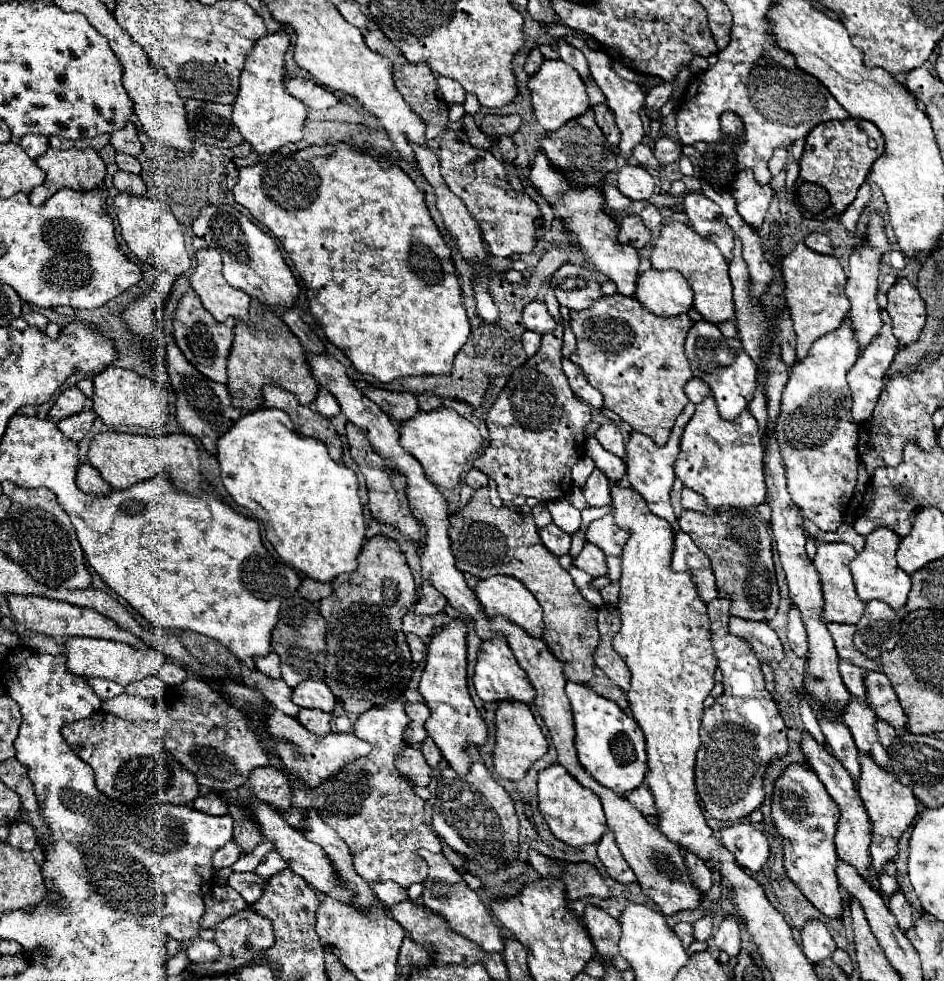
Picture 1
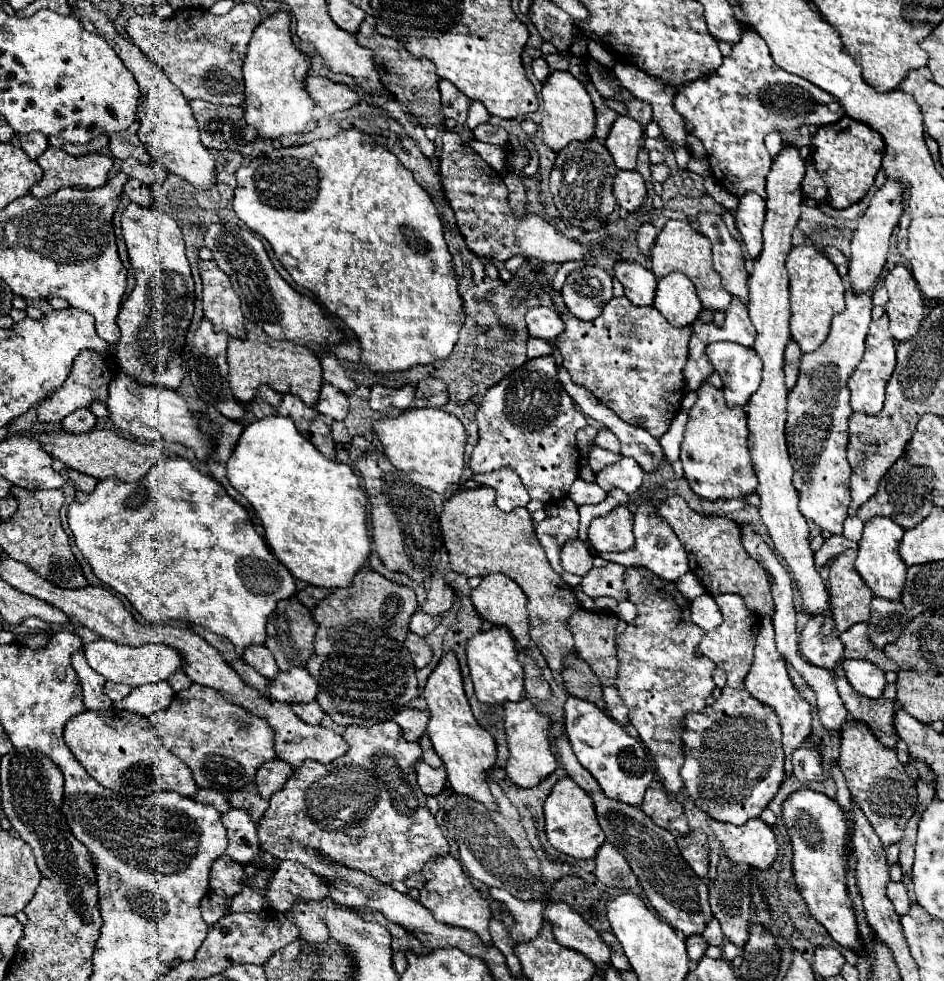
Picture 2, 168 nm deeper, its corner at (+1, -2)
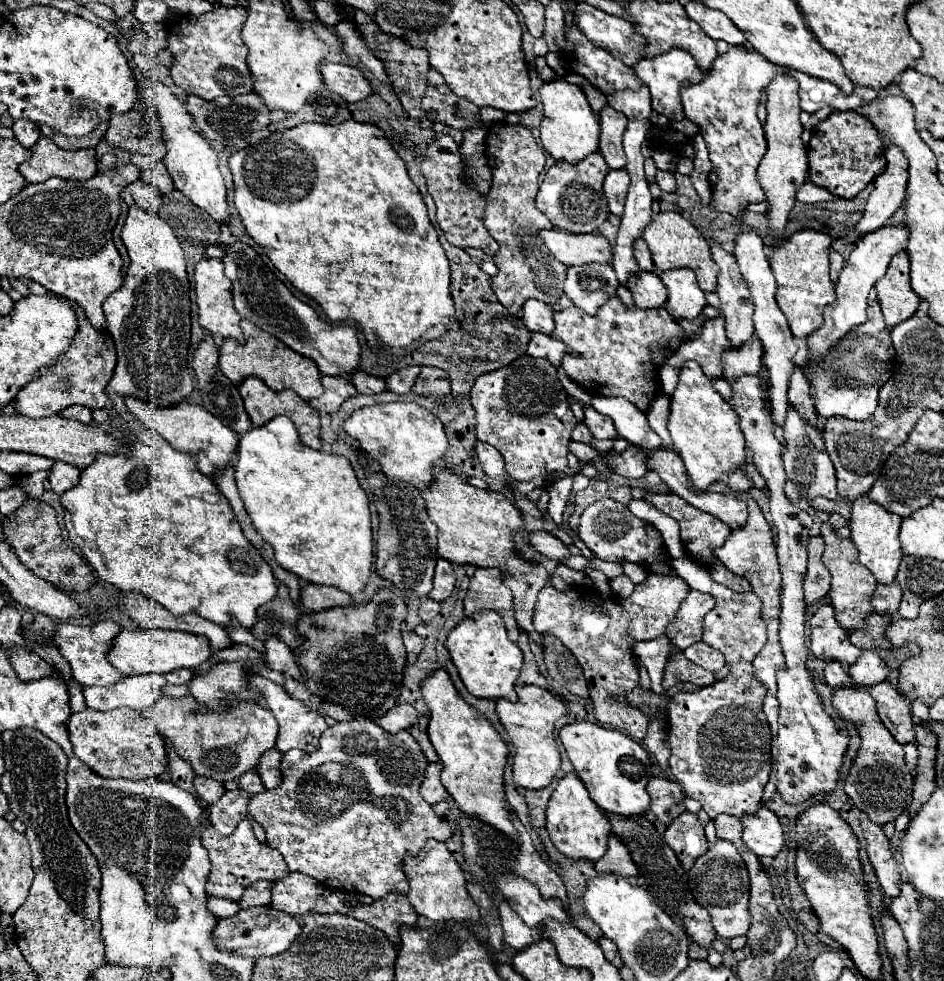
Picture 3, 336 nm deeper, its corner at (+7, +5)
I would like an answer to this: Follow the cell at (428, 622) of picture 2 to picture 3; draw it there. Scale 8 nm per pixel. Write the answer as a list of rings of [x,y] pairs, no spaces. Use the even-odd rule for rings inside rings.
[[[426,598],[426,600],[420,604],[418,616],[422,618],[422,622],[432,622],[432,618],[434,618],[438,612],[440,612],[440,604],[434,602],[434,600],[428,600],[428,598]]]

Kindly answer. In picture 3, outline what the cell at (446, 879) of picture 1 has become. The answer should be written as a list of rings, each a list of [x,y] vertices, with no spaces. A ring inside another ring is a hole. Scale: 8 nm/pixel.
[[[428,840],[420,854],[410,864],[406,864],[406,874],[410,880],[408,900],[418,914],[430,920],[456,920],[464,924],[476,924],[480,920],[478,908],[468,894],[466,878],[444,842]]]

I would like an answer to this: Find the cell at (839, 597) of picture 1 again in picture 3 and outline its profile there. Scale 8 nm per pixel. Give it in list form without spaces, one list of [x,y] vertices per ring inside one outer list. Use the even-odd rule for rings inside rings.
[[[823,523],[820,527],[820,535],[826,542],[826,550],[822,556],[824,566],[830,570],[832,574],[832,584],[830,584],[830,592],[828,592],[828,600],[836,610],[836,622],[846,628],[846,630],[854,630],[854,628],[864,628],[864,620],[866,616],[872,612],[870,606],[870,596],[876,590],[876,578],[858,562],[858,550],[854,546],[854,542],[850,538],[840,540],[836,538],[835,528],[827,523]]]

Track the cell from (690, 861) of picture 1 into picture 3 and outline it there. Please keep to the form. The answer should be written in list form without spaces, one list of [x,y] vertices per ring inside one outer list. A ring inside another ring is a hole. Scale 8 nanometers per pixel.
[[[682,812],[664,832],[664,840],[676,852],[684,870],[690,870],[698,856],[708,850],[704,828],[698,822],[698,816],[692,812]]]

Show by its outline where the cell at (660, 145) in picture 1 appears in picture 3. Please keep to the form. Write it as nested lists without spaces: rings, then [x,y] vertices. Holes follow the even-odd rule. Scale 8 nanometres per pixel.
[[[672,48],[666,54],[654,56],[654,58],[646,58],[640,60],[632,66],[634,76],[644,82],[650,88],[652,94],[652,108],[654,112],[666,116],[668,120],[682,120],[684,112],[682,112],[682,102],[680,102],[680,82],[696,82],[702,80],[702,72],[696,68],[696,62],[692,60],[692,56],[688,56],[684,50],[680,48]]]

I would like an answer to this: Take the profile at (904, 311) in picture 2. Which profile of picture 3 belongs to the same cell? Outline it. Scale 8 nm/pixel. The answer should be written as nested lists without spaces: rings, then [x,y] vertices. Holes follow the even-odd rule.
[[[900,252],[892,258],[886,274],[876,282],[876,290],[884,320],[890,328],[914,316],[920,298],[910,288],[910,262],[906,252]]]

